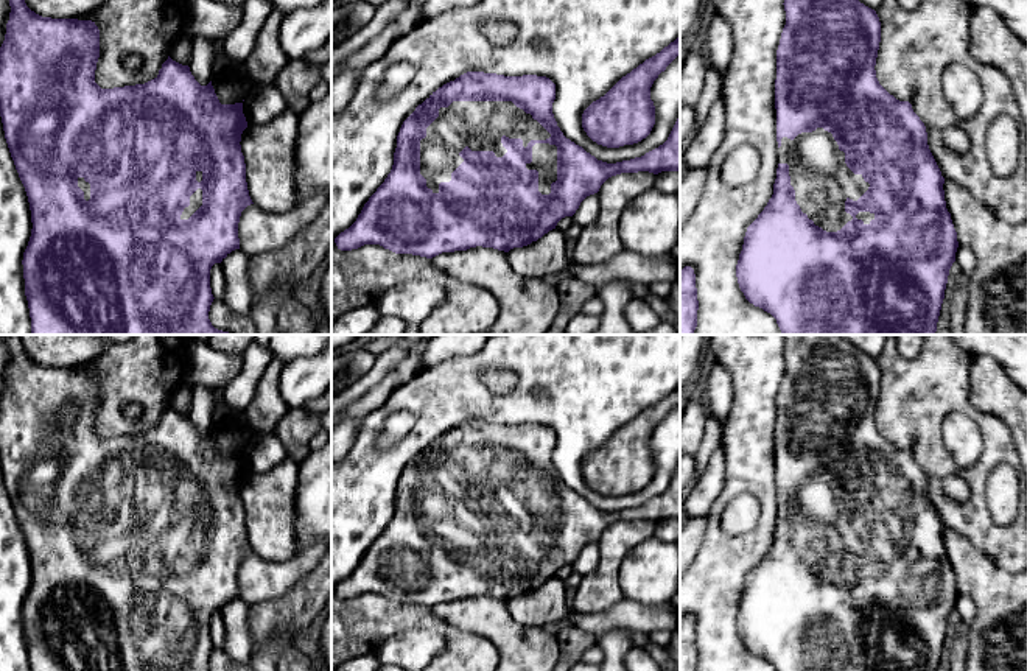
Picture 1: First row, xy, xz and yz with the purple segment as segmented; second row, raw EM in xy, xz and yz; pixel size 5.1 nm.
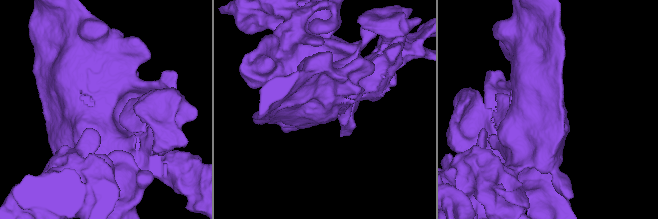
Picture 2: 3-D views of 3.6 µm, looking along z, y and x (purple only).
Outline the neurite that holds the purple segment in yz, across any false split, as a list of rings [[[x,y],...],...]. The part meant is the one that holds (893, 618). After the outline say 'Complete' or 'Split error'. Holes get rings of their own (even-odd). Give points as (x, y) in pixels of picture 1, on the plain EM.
[[[784,335],[786,374],[776,399],[775,458],[778,517],[773,543],[764,559],[747,576],[736,626],[745,648],[770,662],[776,671],[938,671],[945,638],[955,601],[957,581],[945,550],[945,526],[929,498],[924,472],[909,450],[890,444],[876,427],[881,371],[840,335]]]. Split error

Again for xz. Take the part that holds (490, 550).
[[[467,420],[439,436],[403,470],[391,522],[364,553],[356,570],[335,587],[338,598],[380,593],[395,602],[426,607],[476,595],[509,601],[537,590],[556,578],[562,567],[573,565],[580,551],[598,542],[612,525],[680,520],[680,462],[663,494],[641,506],[607,512],[563,484],[552,462],[554,448],[556,433],[537,423]]]. Split error

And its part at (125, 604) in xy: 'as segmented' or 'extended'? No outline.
extended

